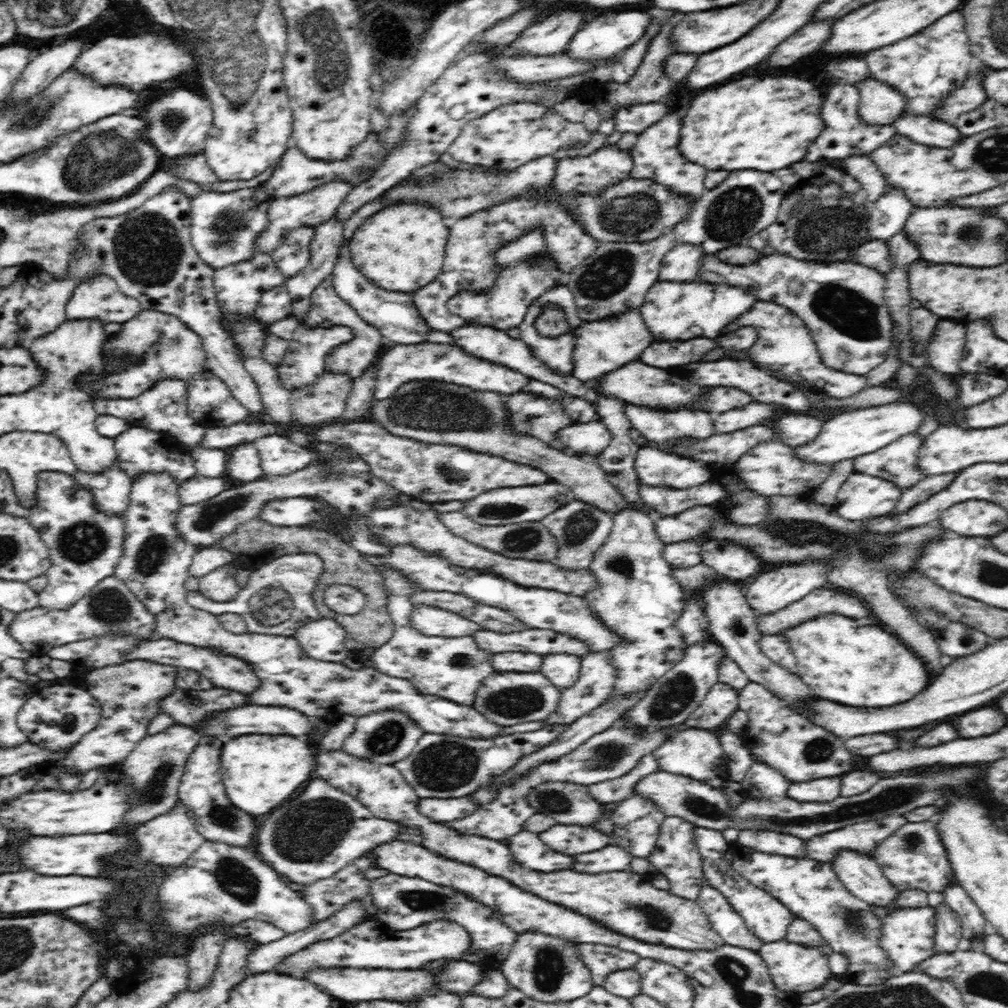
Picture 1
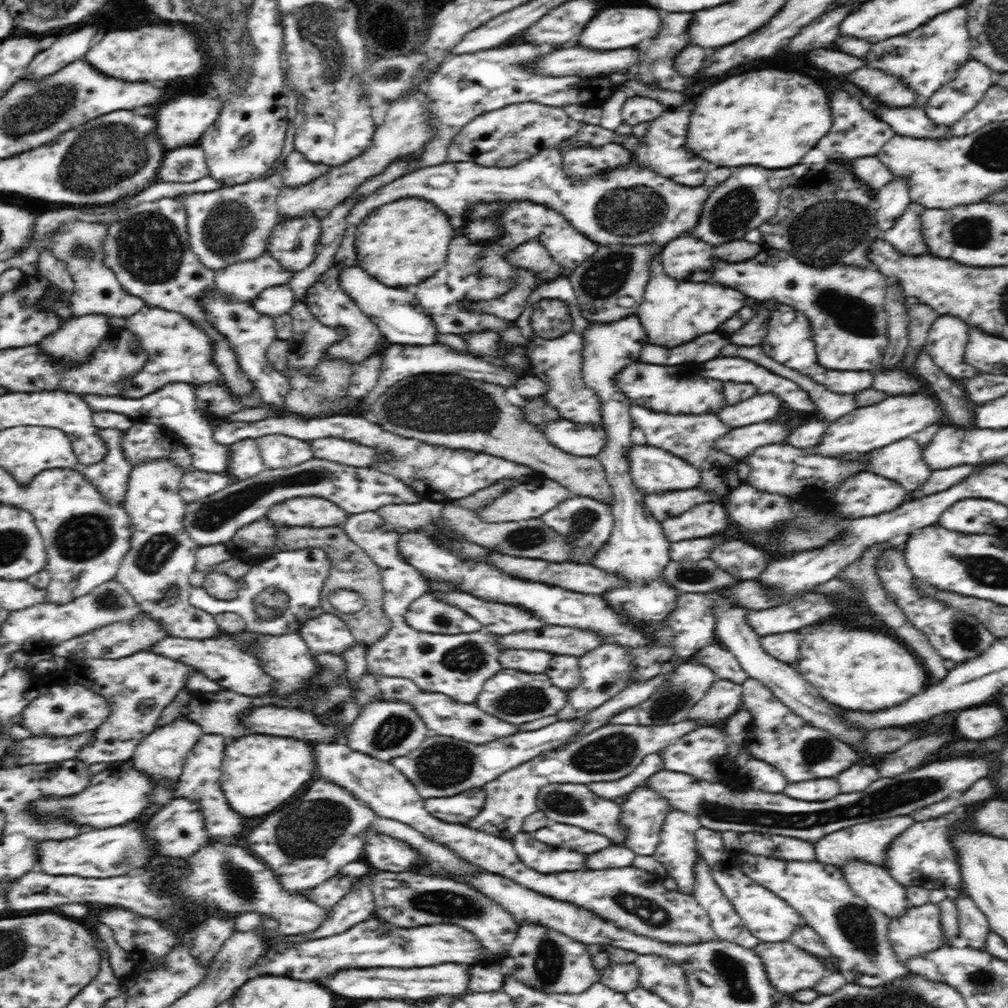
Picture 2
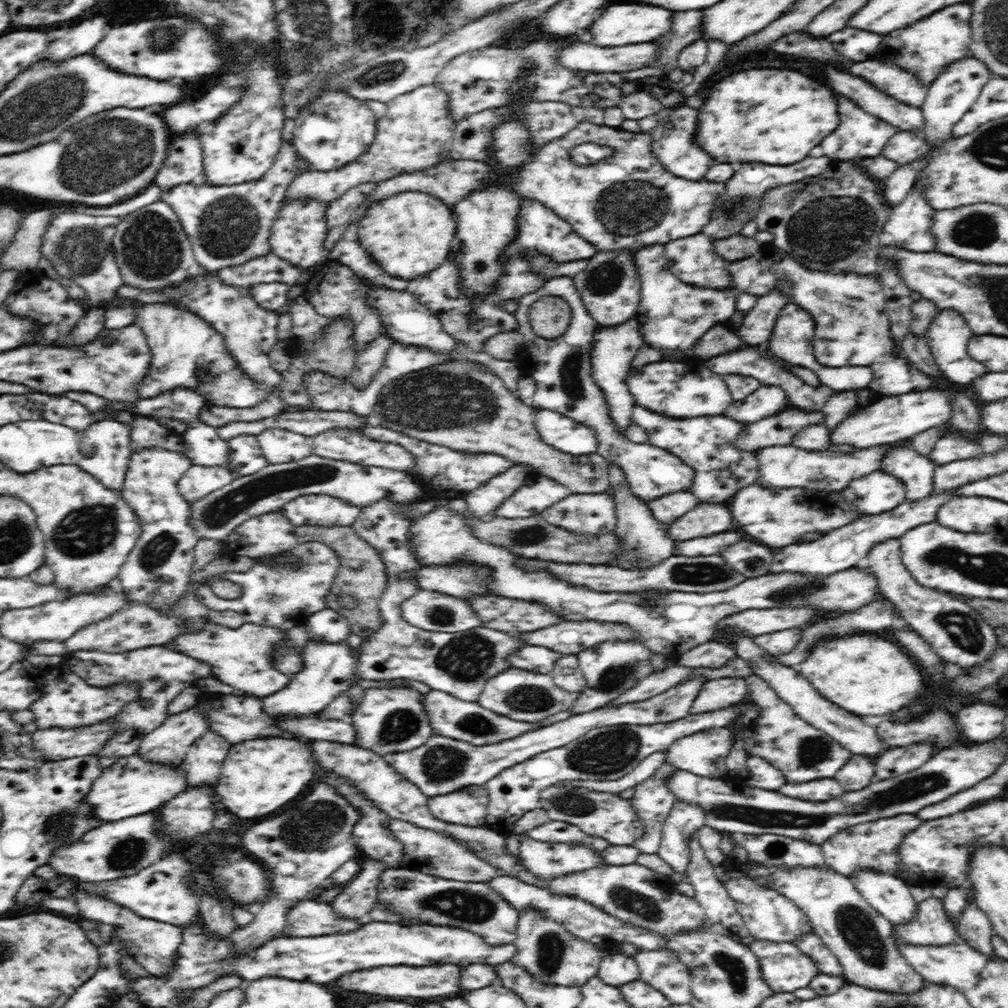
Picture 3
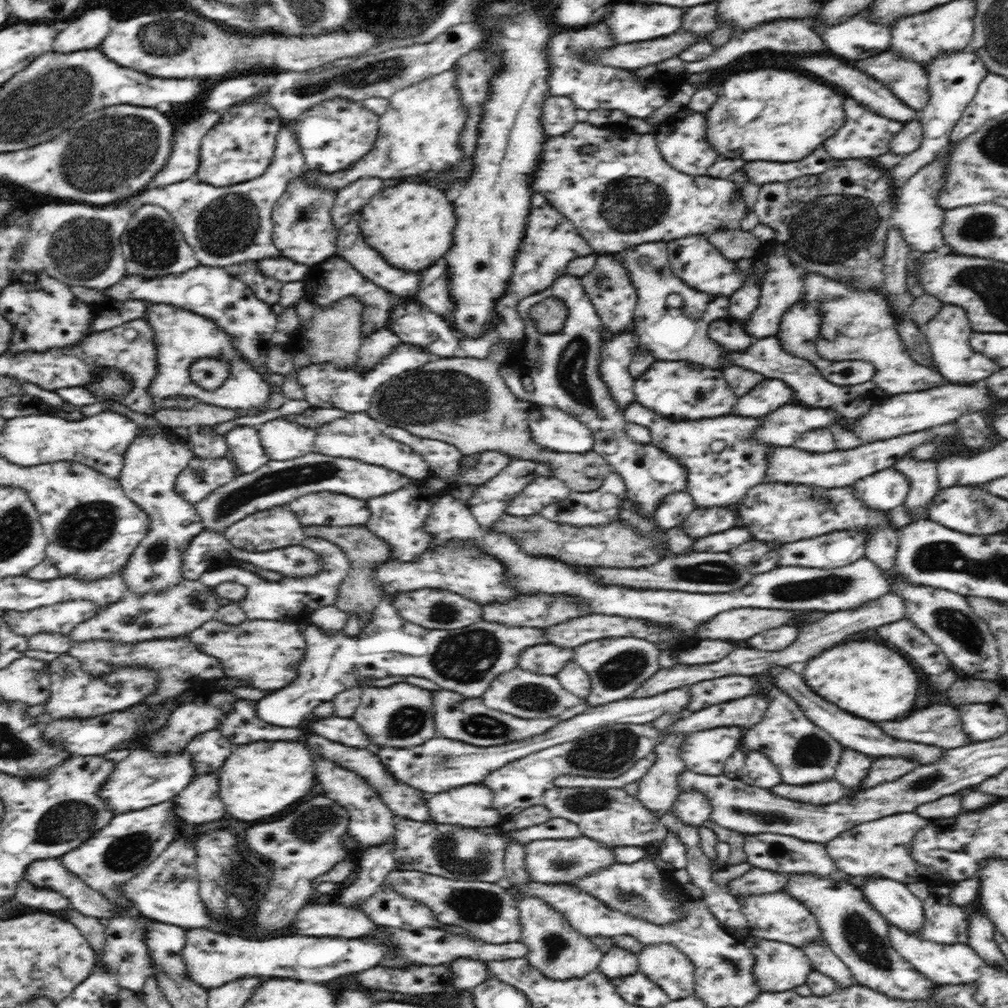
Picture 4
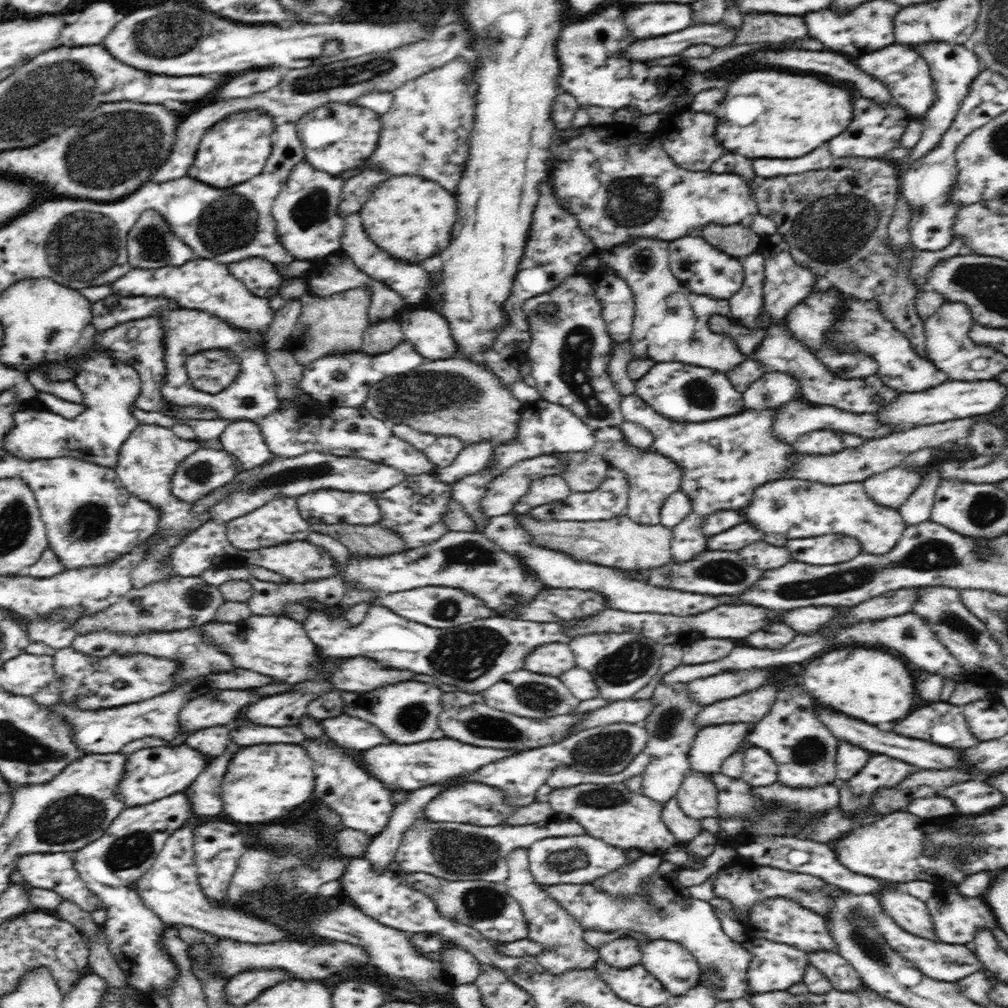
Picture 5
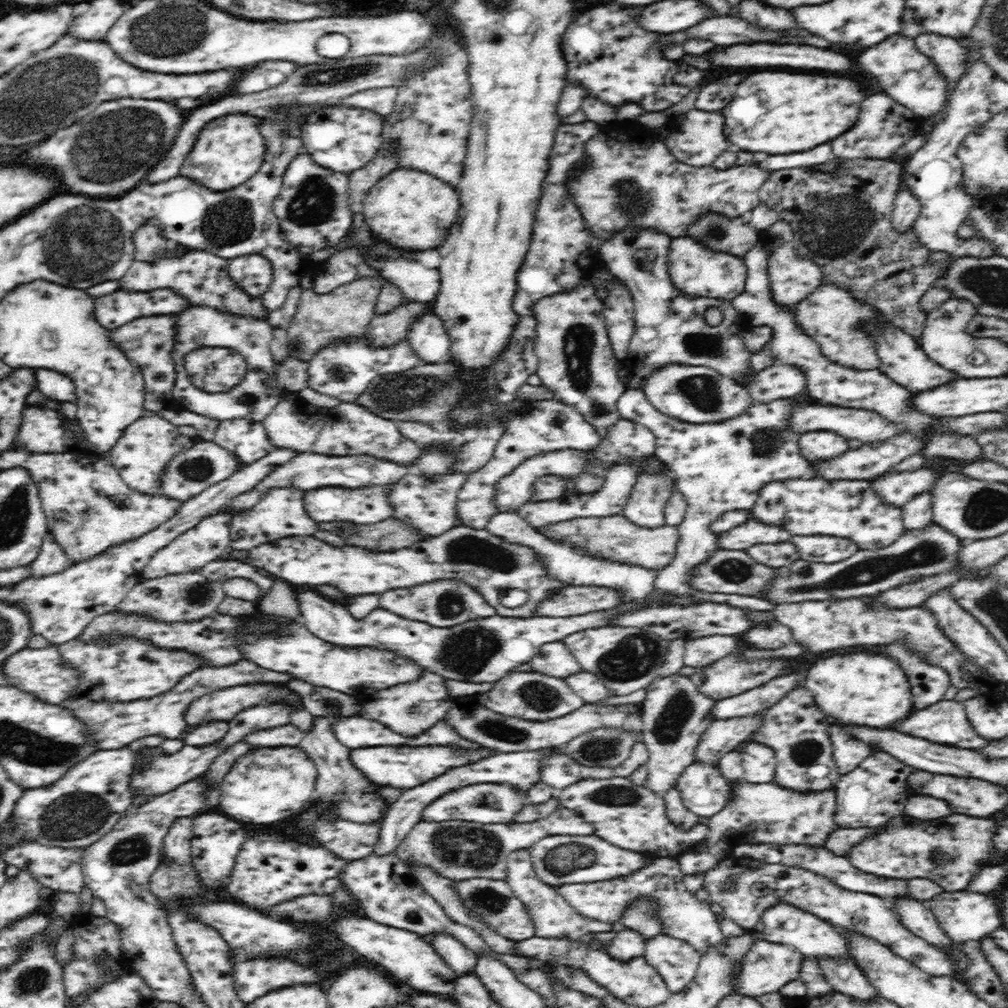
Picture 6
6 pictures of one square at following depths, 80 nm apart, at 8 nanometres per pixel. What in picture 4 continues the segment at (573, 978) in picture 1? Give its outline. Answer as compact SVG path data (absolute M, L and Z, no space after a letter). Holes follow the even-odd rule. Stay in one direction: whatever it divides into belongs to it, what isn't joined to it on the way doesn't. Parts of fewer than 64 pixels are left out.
M536 898L516 899L519 908L521 935L519 942L528 947L525 959L550 980L584 978L599 967L604 953L587 937L576 932L563 916L549 904Z

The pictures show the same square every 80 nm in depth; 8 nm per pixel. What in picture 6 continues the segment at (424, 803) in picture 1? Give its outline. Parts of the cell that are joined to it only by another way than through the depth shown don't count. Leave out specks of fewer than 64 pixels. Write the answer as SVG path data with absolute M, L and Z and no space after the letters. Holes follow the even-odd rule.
M478 783L462 786L460 790L447 792L431 802L422 810L422 818L428 822L446 822L448 820L465 820L480 824L512 823L516 813L530 803L526 794L520 796L519 790L514 790L509 784Z

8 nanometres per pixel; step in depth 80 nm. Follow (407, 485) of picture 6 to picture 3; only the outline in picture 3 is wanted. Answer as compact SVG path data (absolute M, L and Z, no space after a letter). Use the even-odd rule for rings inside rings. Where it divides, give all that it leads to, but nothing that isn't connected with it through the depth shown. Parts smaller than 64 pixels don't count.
M386 499L380 500L380 502L376 502L376 504L370 504L370 506L365 506L361 510L361 515L358 515L358 518L356 518L356 520L351 524L351 527L359 533L359 536L361 536L361 539L365 540L368 543L370 543L371 547L375 548L379 552L379 556L381 556L381 561L384 564L384 571L385 571L385 576L386 576L386 584L385 584L384 592L382 593L382 596L379 598L379 600L377 602L378 610L380 612L381 617L383 618L383 624L381 625L381 628L375 634L372 634L371 636L369 636L368 639L362 640L362 642L360 643L361 648L358 651L354 651L353 646L348 642L330 644L330 643L324 643L322 641L312 641L312 639L308 640L308 642L306 644L306 647L304 648L304 651L303 651L303 654L302 654L302 661L304 661L304 664L302 664L302 670L300 670L300 672L297 672L297 674L294 675L291 678L290 684L288 684L288 686L286 686L286 688L284 688L284 690L280 690L280 692L276 692L276 694L272 694L272 696L266 696L266 698L264 698L264 706L262 706L262 708L264 708L264 712L266 712L266 714L268 714L268 716L272 716L272 718L290 718L290 716L302 716L302 714L314 714L314 712L318 712L318 710L322 710L322 708L324 708L324 706L326 706L326 704L330 704L330 702L332 702L332 700L334 700L334 698L336 698L336 696L339 696L340 694L344 694L346 691L348 691L348 688L350 688L352 682L357 682L359 680L372 680L372 681L393 681L394 679L414 680L414 681L422 682L422 683L428 685L431 690L438 690L438 691L441 691L441 692L450 693L452 696L456 696L460 700L477 702L479 700L479 696L484 691L486 682L488 680L492 679L494 676L497 676L499 674L499 672L505 671L508 667L510 667L508 658L510 657L510 655L513 655L513 654L510 654L510 652L514 652L514 650L518 650L518 648L522 647L522 644L520 644L520 640L518 640L518 638L520 638L519 634L510 634L510 633L504 633L502 631L496 631L495 629L490 629L486 625L482 625L479 628L474 628L473 630L470 630L470 631L458 632L458 633L431 632L431 631L421 630L420 628L414 627L413 625L410 625L410 624L406 623L406 620L403 620L403 618L401 616L400 604L402 604L402 602L404 602L404 600L410 598L410 596L414 596L414 594L416 594L416 592L418 592L418 590L420 589L420 588L418 588L418 585L416 585L416 579L414 579L414 577L412 577L412 575L410 575L410 572L414 572L414 570L418 570L418 568L420 568L420 564L419 564L419 562L417 561L417 558L416 558L417 554L415 554L415 552L413 551L411 546L409 546L409 536L407 535L408 531L410 530L410 525L414 521L418 520L418 518L410 518L410 520L408 520L407 516L405 516L405 510L412 503L415 503L416 501L420 501L420 499L414 500L414 502L404 502L404 504L401 504L401 502L392 502L391 500L386 500Z

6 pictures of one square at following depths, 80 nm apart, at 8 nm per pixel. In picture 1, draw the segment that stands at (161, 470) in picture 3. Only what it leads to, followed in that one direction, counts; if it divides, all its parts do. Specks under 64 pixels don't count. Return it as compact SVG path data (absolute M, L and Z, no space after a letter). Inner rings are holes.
M144 472L133 479L124 514L125 543L114 574L155 617L158 638L245 660L260 680L258 690L248 694L248 700L258 706L286 706L307 716L322 716L336 710L341 715L352 714L356 718L380 710L400 710L415 720L425 733L471 739L494 738L500 734L505 726L494 724L476 708L420 693L410 681L398 680L374 668L352 670L342 663L310 658L294 636L233 634L220 625L216 616L189 605L184 582L189 577L197 549L180 537L175 529L177 512L182 506L178 491L179 485L169 472Z

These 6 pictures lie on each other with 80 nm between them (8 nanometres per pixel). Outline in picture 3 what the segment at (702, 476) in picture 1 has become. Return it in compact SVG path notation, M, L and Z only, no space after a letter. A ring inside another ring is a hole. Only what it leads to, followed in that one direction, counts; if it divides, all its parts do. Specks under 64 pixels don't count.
M562 276L546 281L538 290L524 295L519 299L518 308L514 313L518 330L524 336L523 350L526 358L532 362L532 372L530 376L536 381L536 392L528 401L537 409L547 409L562 416L578 421L580 424L589 426L598 439L596 452L604 457L607 462L614 463L624 471L626 482L630 485L630 491L638 499L645 503L660 498L670 493L684 491L690 488L694 471L686 463L680 462L680 458L672 456L671 452L652 446L650 443L636 444L621 434L617 429L617 424L610 419L610 409L608 408L601 388L594 382L591 375L591 348L593 347L593 336L596 335L600 324L586 310L582 302L581 293L575 287L572 278Z

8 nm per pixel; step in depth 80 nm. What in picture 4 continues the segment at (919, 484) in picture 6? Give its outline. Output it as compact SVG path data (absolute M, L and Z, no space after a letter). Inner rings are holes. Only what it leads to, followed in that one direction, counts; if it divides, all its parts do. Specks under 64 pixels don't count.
M890 468L857 480L853 487L857 497L868 508L887 512L906 502L909 480L901 472Z

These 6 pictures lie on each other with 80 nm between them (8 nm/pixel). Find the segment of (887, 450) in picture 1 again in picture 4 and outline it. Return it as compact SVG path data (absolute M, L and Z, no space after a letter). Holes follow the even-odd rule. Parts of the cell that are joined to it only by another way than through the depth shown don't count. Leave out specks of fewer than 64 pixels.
M909 454L899 458L891 466L901 472L909 480L909 491L904 507L910 511L914 520L926 518L928 508L939 492L936 462L908 457Z

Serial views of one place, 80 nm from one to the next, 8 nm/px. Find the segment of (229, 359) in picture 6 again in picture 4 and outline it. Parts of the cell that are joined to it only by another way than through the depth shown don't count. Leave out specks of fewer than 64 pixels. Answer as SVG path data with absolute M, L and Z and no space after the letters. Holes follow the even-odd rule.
M200 358L190 366L190 378L204 390L216 390L230 373L229 362L223 358Z

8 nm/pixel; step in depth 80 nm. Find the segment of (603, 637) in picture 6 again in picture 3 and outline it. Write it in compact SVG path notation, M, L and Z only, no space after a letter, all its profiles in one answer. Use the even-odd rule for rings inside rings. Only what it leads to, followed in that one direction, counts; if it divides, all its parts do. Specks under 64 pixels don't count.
M634 640L605 641L580 652L577 655L577 661L586 677L588 691L576 694L575 701L569 708L570 714L584 714L584 712L607 706L617 696L634 688L634 684L637 684L638 680L653 673L652 656L654 656L654 652Z

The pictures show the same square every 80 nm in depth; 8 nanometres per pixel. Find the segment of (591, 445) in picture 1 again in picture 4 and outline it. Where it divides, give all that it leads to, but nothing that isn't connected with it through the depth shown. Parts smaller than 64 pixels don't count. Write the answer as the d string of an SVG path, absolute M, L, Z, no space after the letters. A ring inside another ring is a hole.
M531 403L528 429L532 441L556 452L585 453L594 448L593 432L559 408Z

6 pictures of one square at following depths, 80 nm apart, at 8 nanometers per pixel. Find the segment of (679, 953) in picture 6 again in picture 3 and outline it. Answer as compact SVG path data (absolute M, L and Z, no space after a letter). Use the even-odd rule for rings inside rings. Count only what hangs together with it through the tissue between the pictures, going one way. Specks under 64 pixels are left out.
M671 950L638 951L634 958L639 968L639 979L660 991L671 1005L694 1001L690 968L682 964Z

